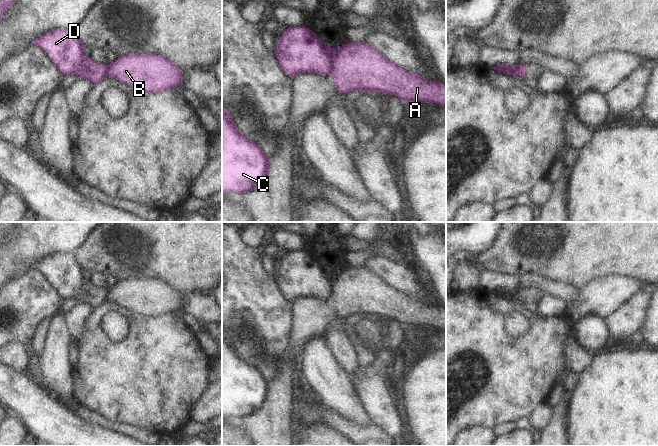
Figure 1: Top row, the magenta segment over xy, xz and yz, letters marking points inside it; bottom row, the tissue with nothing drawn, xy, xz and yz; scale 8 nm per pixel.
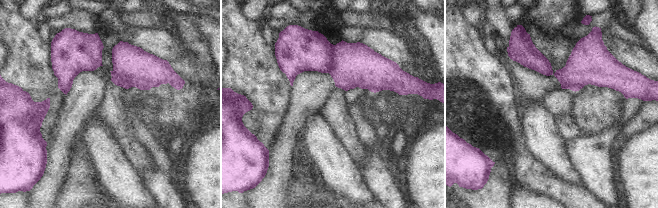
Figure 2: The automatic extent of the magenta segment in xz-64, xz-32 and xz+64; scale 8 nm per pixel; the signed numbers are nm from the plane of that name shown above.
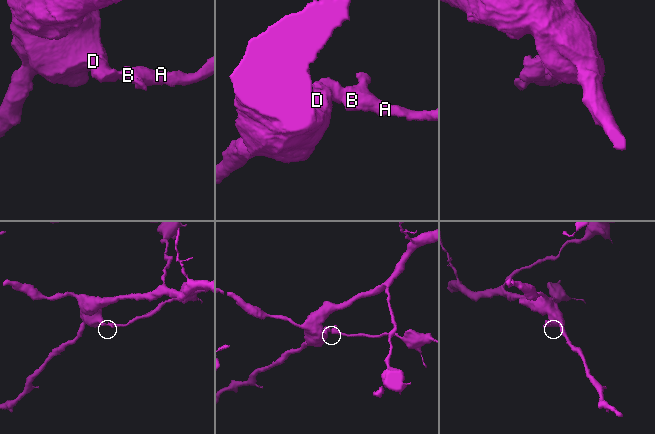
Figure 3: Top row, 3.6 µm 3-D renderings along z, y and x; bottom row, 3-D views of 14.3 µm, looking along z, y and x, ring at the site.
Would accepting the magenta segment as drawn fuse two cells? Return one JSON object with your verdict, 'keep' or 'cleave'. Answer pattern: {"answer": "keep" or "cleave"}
{"answer": "cleave"}

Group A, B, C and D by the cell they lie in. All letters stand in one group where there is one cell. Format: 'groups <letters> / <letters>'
groups A B / C D

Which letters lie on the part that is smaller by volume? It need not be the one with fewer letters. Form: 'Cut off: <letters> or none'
Cut off: A, B

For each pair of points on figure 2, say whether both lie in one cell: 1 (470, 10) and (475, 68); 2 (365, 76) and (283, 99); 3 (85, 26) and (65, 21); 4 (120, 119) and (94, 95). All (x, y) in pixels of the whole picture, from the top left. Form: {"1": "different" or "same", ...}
{"1": "different", "2": "different", "3": "same", "4": "different"}

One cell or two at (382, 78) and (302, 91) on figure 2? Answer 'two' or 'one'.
one

